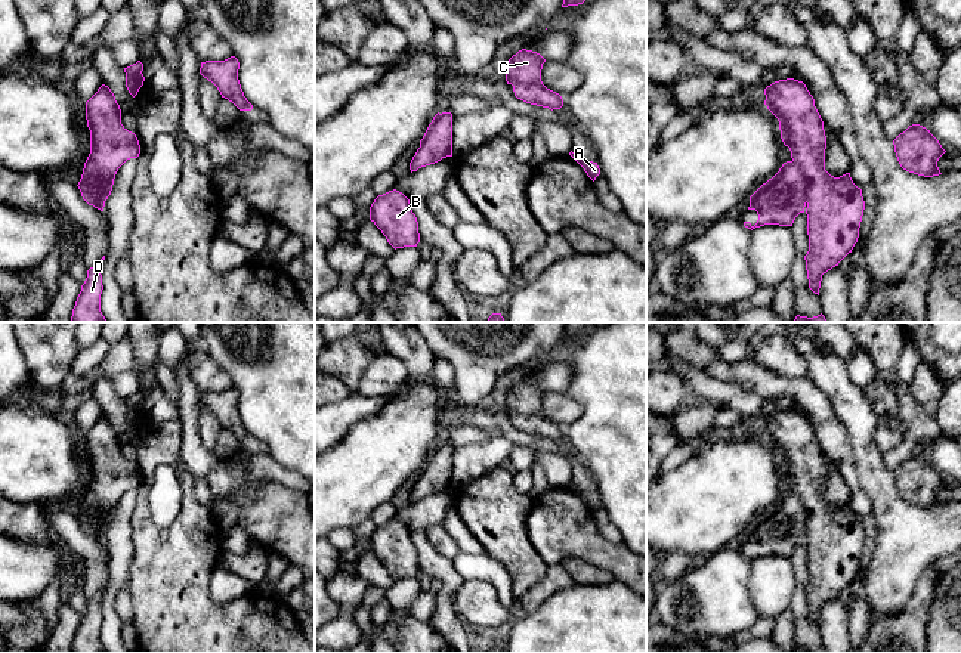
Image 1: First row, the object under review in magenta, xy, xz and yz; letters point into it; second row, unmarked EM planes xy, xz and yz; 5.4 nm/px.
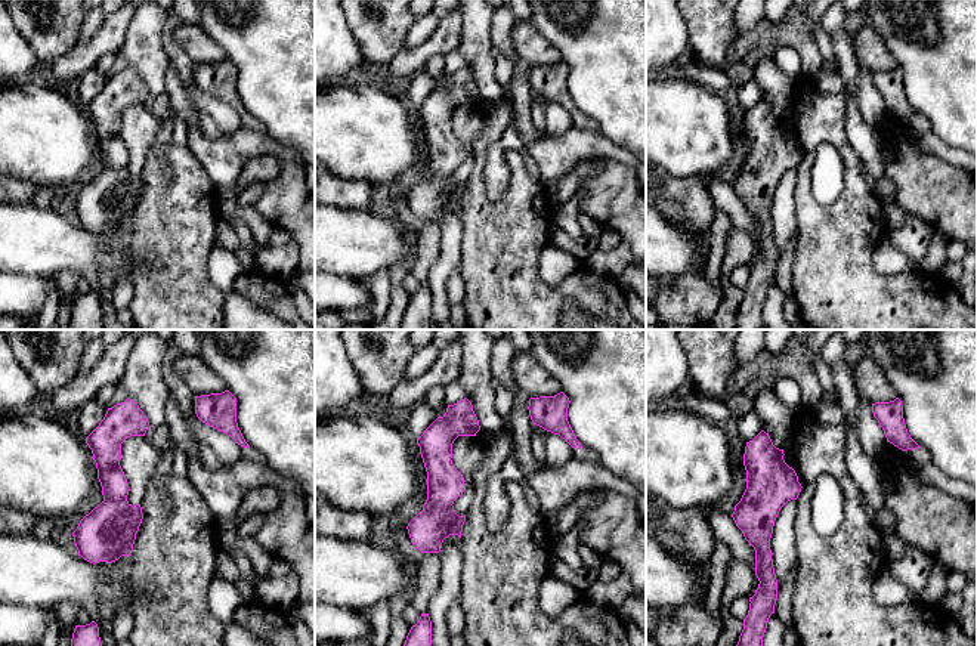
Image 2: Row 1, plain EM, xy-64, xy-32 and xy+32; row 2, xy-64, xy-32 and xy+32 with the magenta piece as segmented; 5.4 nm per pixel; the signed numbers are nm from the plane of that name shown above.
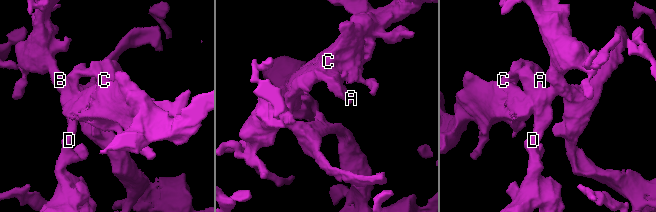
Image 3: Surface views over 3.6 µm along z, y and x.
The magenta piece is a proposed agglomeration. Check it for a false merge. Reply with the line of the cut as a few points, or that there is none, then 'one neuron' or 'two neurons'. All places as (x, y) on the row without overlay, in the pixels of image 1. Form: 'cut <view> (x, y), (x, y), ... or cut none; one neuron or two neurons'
cut none; one neuron

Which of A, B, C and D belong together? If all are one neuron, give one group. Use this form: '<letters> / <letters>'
A B C D

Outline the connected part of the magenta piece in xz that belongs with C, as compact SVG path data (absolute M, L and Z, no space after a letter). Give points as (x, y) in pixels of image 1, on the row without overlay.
M522 380L506 396L506 412L513 417L515 427L526 434L560 440L563 430L547 420L541 412L541 400L546 390L532 381Z

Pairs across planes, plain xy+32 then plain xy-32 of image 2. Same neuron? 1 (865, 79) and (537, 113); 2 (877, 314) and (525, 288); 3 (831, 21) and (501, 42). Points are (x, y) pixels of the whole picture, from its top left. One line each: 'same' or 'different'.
1: same
2: same
3: same

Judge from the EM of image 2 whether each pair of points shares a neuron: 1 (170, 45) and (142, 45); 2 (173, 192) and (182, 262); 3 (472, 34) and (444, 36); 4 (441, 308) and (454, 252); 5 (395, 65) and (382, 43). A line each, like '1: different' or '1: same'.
1: different
2: same
3: different
4: same
5: different

